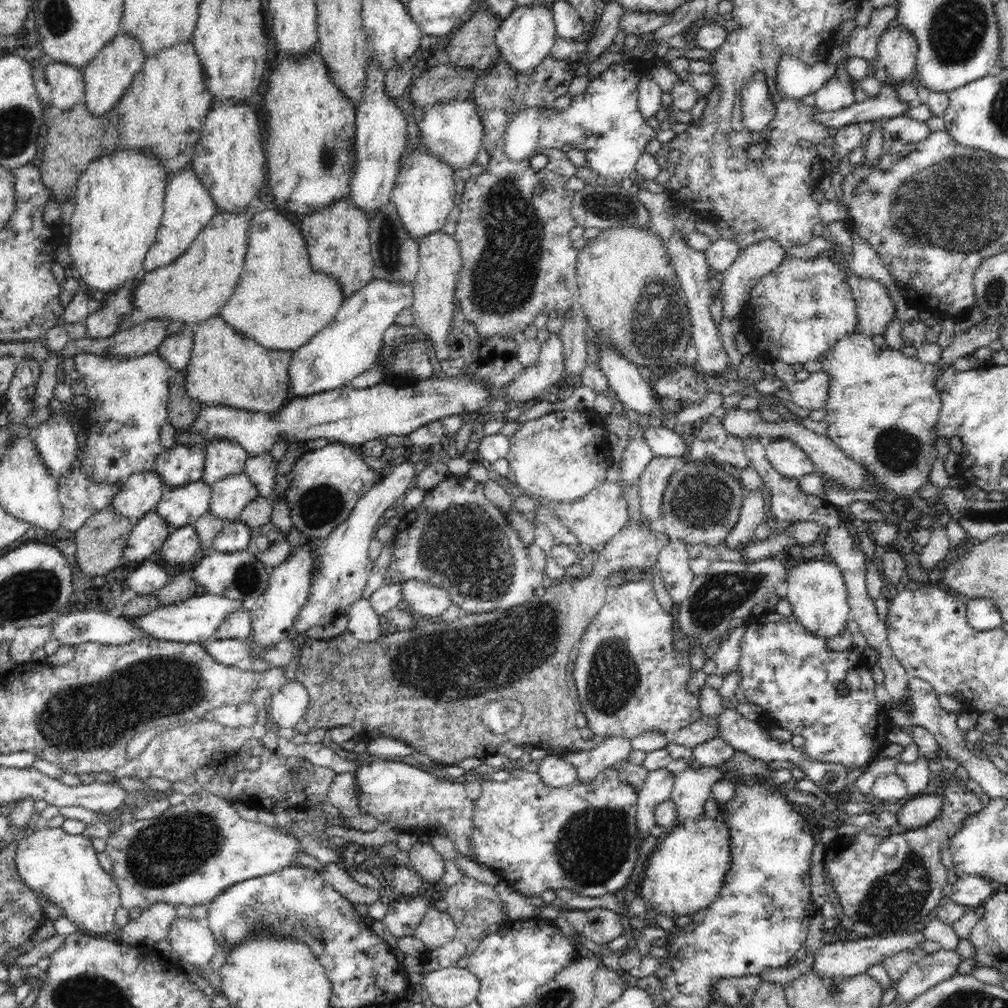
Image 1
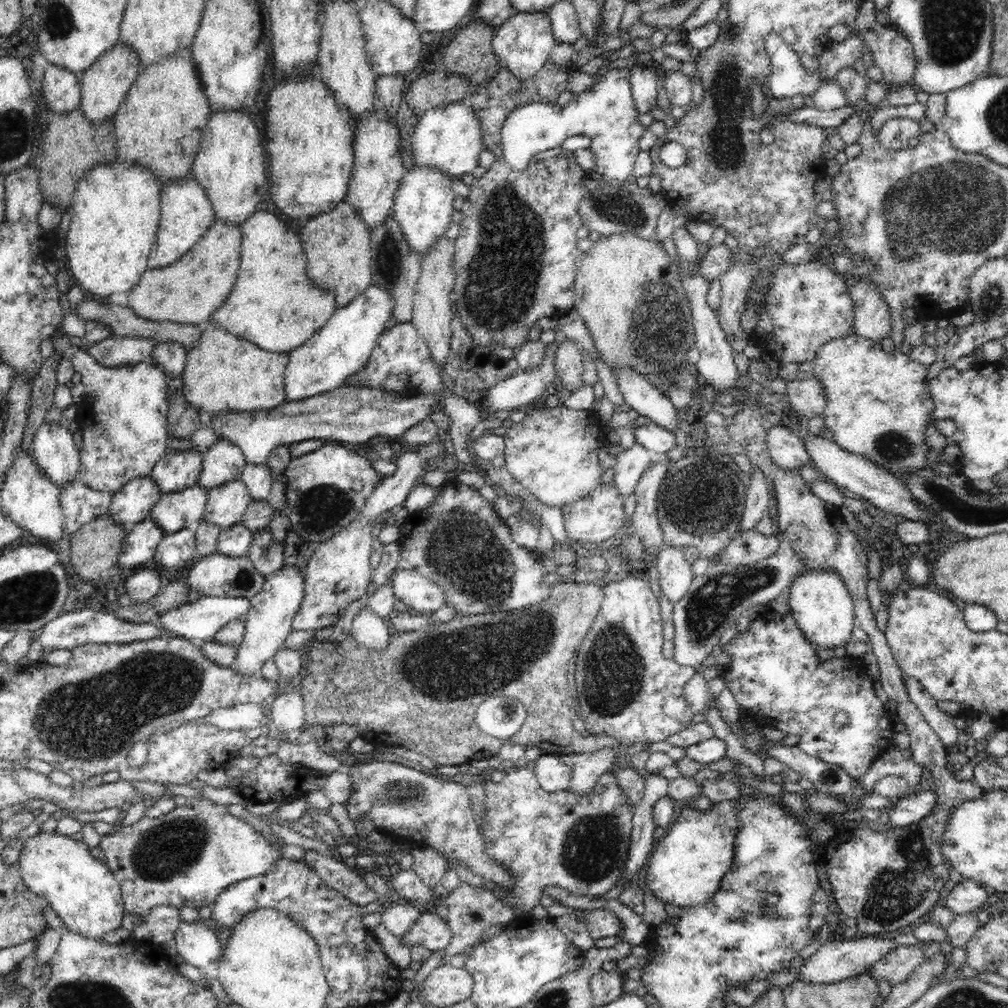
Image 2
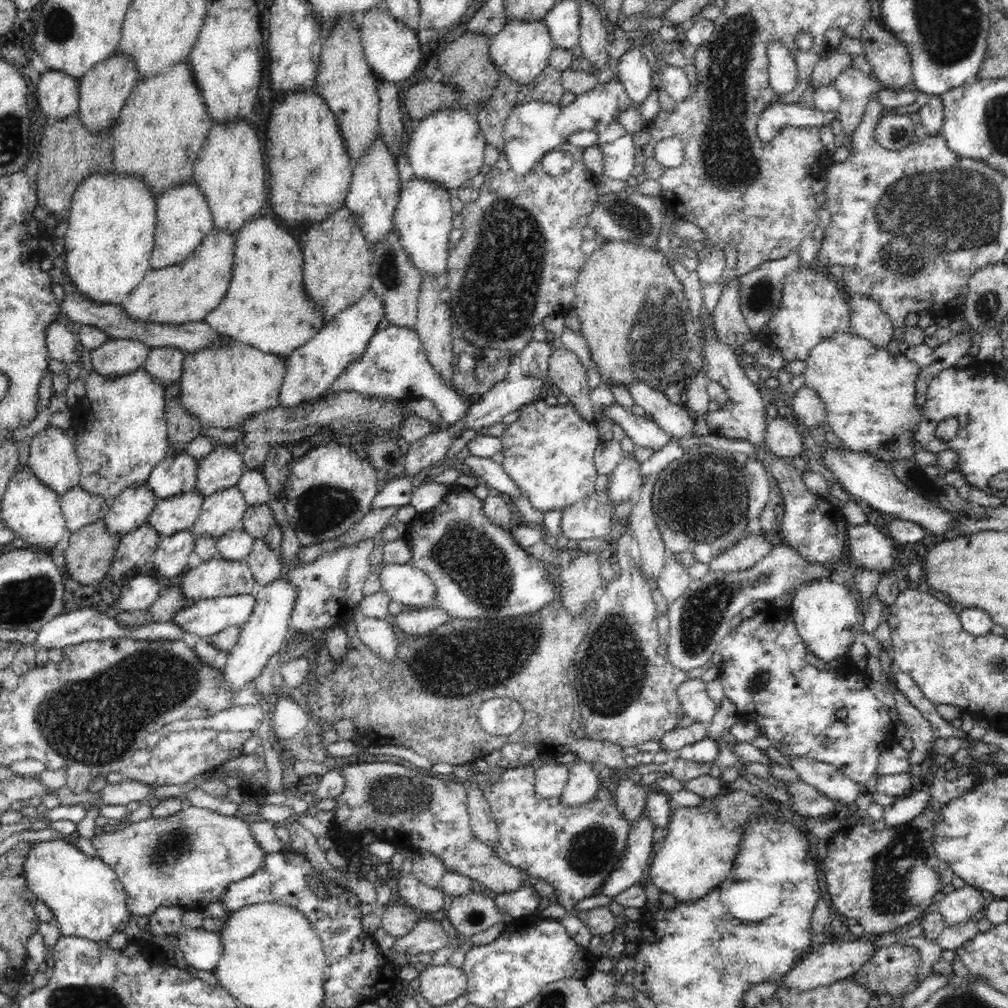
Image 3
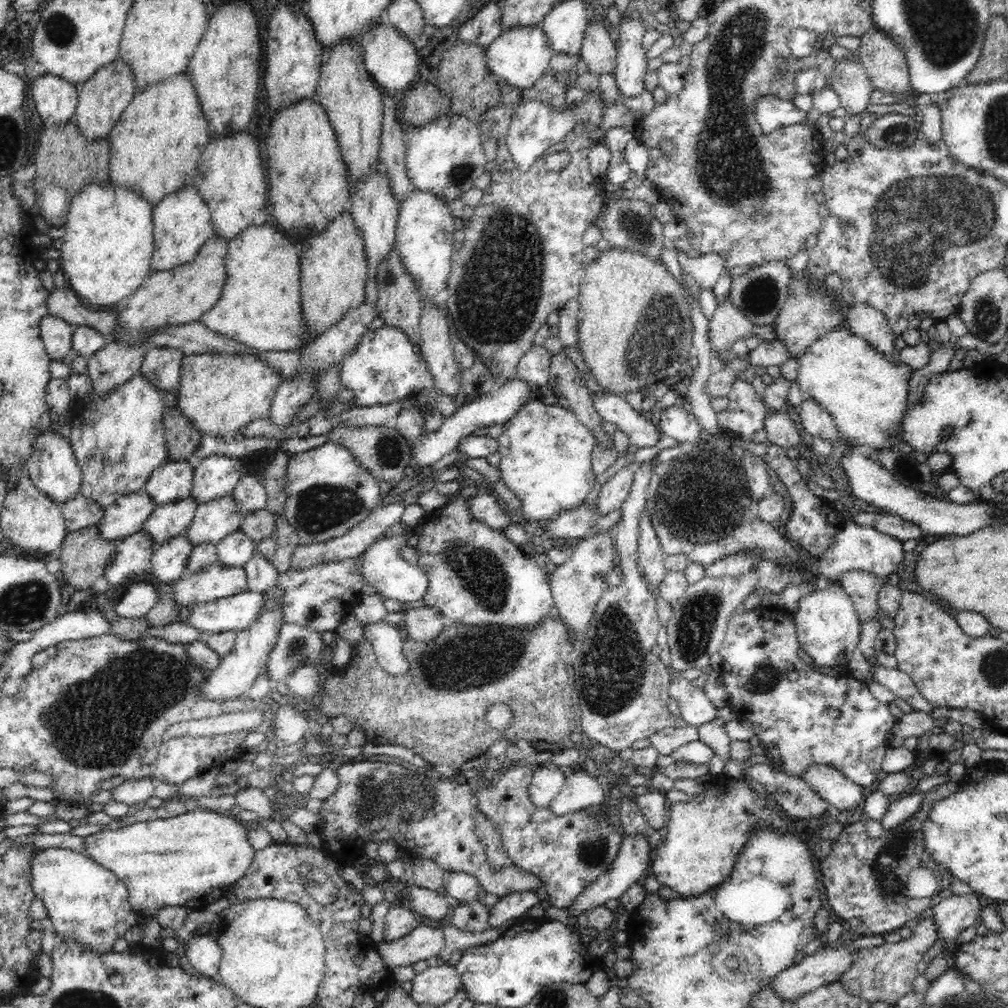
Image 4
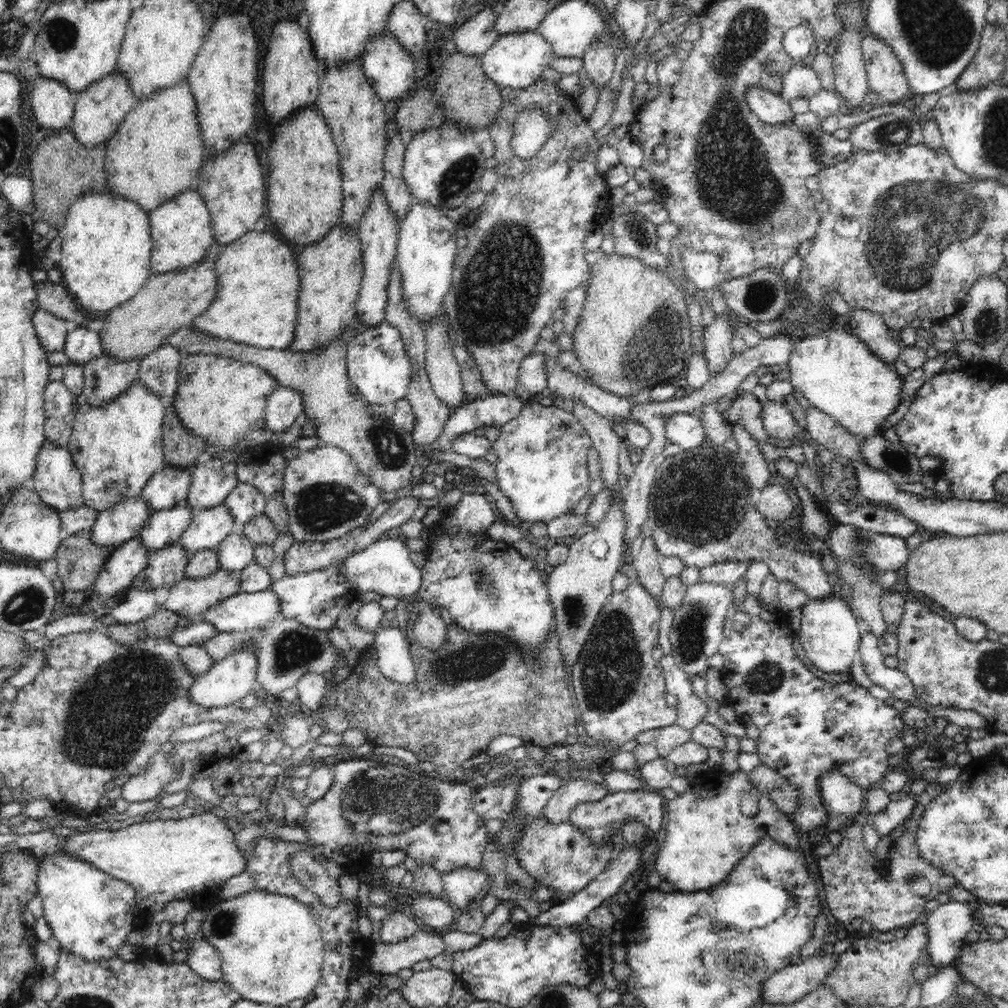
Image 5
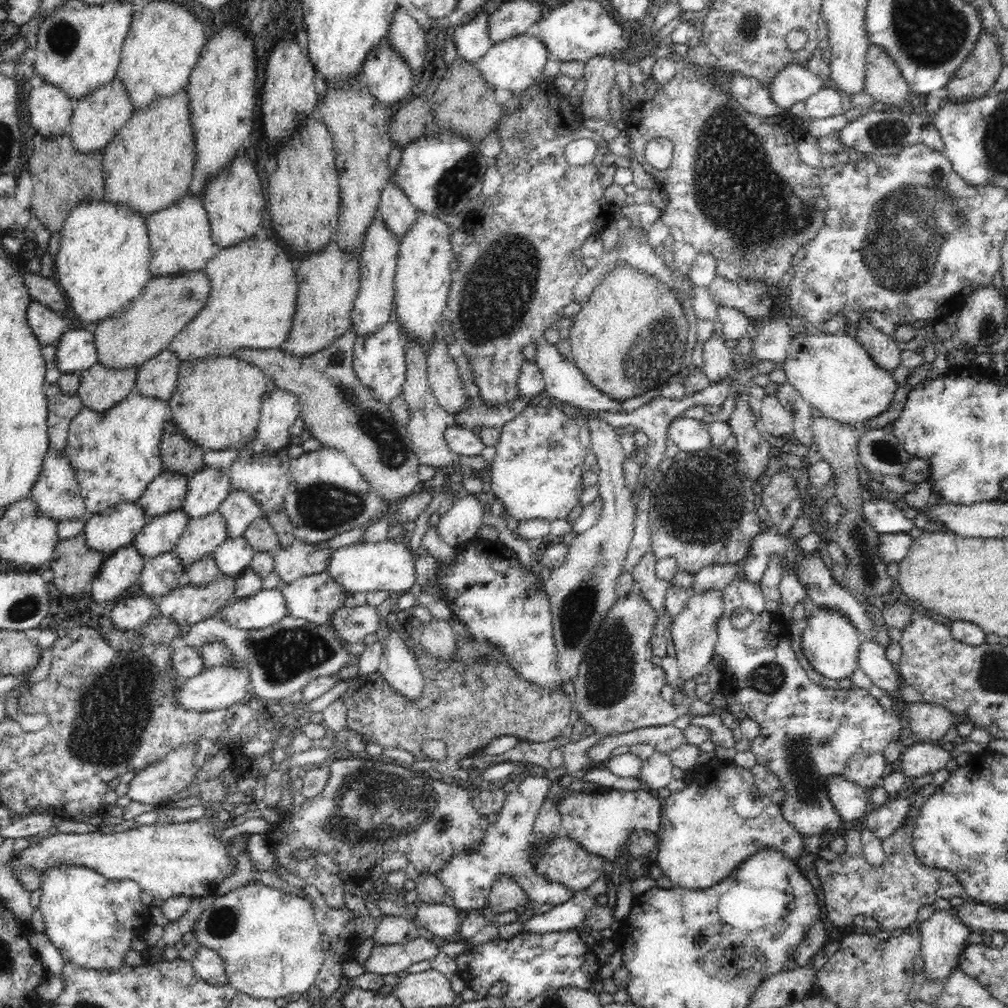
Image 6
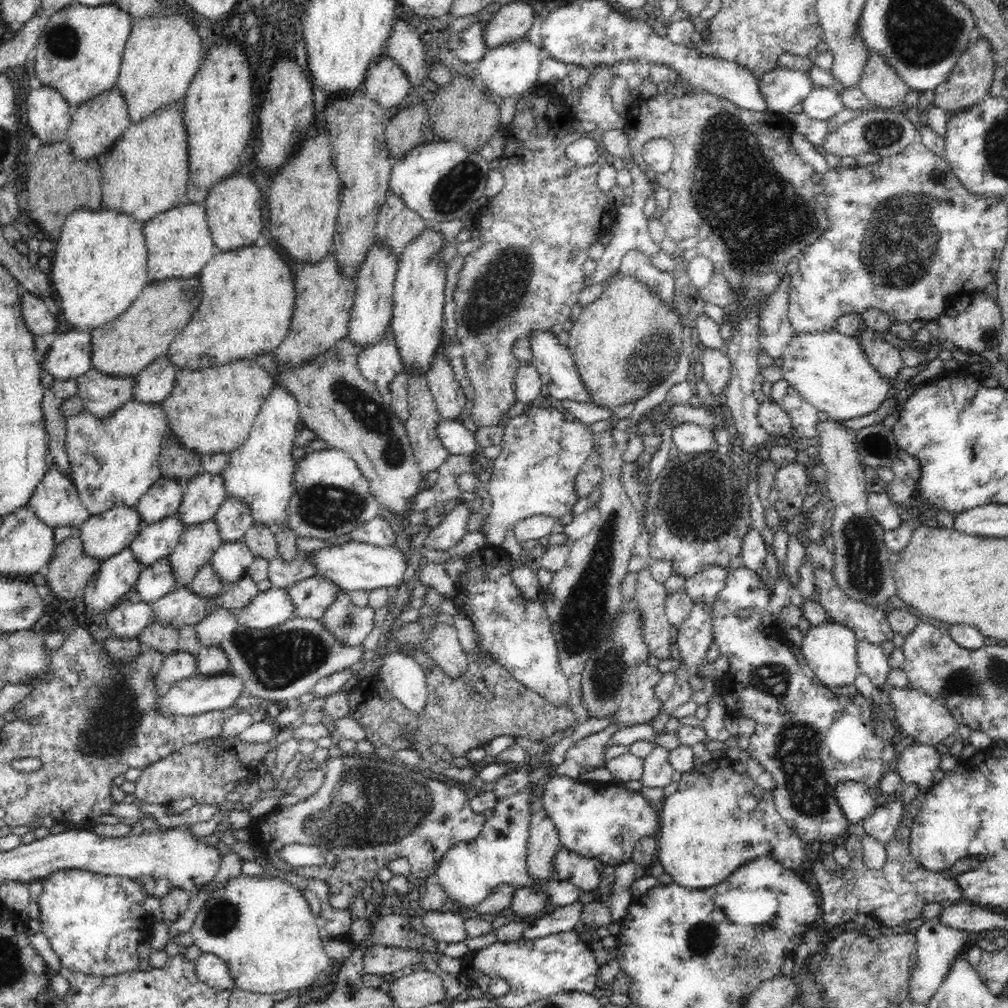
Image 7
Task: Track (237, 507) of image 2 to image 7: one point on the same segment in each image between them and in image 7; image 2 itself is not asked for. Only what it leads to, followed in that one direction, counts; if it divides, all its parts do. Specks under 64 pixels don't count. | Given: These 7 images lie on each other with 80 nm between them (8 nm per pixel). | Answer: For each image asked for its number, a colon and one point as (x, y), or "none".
3: (221, 512)
4: (213, 520)
5: (208, 528)
6: (202, 536)
7: (197, 544)

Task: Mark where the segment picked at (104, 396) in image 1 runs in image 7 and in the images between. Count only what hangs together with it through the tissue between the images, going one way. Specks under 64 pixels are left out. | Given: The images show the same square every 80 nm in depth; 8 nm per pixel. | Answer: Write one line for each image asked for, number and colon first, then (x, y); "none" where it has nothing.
2: (123, 414)
3: (121, 433)
4: (118, 438)
5: (117, 447)
6: (115, 454)
7: (114, 460)

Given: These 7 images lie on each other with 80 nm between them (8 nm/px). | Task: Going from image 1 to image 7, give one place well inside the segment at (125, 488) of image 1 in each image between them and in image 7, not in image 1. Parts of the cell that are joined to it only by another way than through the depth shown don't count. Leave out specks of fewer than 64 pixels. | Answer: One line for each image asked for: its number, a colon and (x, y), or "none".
2: (129, 506)
3: (131, 508)
4: (127, 515)
5: (123, 521)
6: (116, 527)
7: (103, 535)

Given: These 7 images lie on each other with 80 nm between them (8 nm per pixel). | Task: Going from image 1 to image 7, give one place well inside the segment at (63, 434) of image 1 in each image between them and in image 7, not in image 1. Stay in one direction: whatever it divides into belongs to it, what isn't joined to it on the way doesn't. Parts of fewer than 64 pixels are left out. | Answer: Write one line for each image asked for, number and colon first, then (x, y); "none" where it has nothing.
2: (53, 449)
3: (53, 460)
4: (53, 468)
5: (57, 482)
6: (57, 493)
7: (56, 502)

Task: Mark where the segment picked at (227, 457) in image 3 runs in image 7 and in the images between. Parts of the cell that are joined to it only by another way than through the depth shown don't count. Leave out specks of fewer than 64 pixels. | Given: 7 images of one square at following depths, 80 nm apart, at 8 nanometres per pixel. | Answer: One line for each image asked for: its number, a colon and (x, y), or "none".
4: (215, 476)
5: (211, 482)
6: (207, 488)
7: (203, 494)

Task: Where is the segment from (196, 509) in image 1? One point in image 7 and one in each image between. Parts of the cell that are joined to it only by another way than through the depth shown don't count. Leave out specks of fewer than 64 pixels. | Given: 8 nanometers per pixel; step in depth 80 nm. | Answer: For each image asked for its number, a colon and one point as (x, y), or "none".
2: (184, 509)
3: (171, 515)
4: (167, 521)
5: (163, 528)
6: (160, 534)
7: (154, 541)

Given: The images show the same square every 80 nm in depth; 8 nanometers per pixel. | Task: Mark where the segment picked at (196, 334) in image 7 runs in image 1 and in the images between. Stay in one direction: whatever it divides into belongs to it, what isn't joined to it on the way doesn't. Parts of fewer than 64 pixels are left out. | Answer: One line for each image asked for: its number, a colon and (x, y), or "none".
1: (280, 303)
2: (273, 304)
3: (265, 307)
4: (260, 307)
5: (256, 304)
6: (253, 298)

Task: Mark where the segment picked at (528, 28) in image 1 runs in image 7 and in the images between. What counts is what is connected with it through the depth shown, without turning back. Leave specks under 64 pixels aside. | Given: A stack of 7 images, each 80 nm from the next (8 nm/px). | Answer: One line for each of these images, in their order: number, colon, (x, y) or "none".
2: (523, 43)
3: (521, 50)
4: (519, 56)
5: (518, 60)
6: (515, 64)
7: (509, 70)

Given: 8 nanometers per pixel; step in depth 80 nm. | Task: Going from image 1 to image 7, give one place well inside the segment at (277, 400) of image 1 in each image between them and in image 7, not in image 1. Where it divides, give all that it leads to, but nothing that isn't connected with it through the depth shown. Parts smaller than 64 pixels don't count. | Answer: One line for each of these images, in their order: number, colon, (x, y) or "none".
2: (223, 373)
3: (223, 385)
4: (219, 393)
5: (220, 399)
6: (217, 403)
7: (210, 410)

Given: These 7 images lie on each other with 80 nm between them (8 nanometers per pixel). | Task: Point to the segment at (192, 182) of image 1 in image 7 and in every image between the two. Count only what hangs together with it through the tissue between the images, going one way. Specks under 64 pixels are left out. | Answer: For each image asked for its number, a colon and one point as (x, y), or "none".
2: (186, 213)
3: (184, 219)
4: (182, 223)
5: (182, 233)
6: (180, 239)
7: (179, 243)

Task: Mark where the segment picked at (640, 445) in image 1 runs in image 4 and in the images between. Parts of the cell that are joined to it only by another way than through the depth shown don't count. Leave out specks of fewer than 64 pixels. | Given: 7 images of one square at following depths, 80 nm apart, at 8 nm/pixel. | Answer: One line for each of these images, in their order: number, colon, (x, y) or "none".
2: (631, 463)
3: (624, 480)
4: (612, 494)

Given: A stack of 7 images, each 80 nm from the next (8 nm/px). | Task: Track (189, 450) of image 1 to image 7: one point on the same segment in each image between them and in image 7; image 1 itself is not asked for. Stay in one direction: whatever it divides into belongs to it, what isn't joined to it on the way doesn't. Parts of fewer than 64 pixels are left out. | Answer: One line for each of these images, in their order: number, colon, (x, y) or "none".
2: (176, 470)
3: (176, 474)
4: (172, 480)
5: (168, 487)
6: (166, 492)
7: (163, 498)

